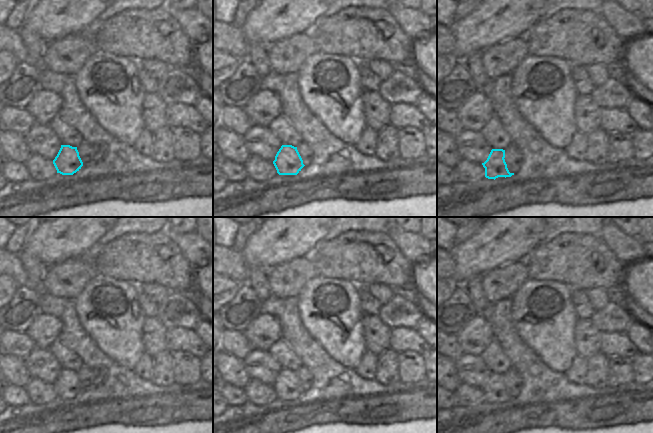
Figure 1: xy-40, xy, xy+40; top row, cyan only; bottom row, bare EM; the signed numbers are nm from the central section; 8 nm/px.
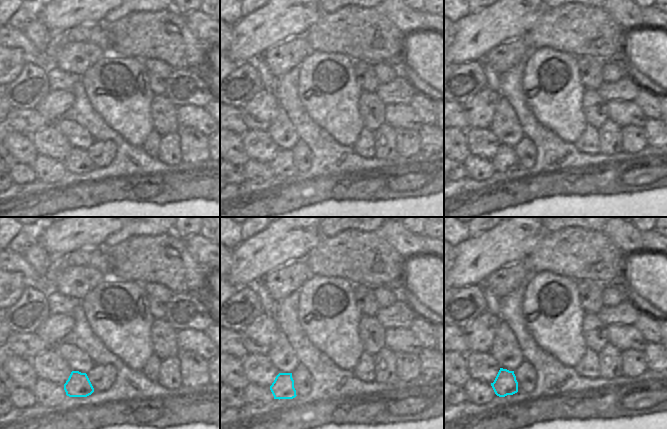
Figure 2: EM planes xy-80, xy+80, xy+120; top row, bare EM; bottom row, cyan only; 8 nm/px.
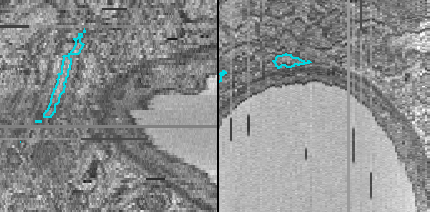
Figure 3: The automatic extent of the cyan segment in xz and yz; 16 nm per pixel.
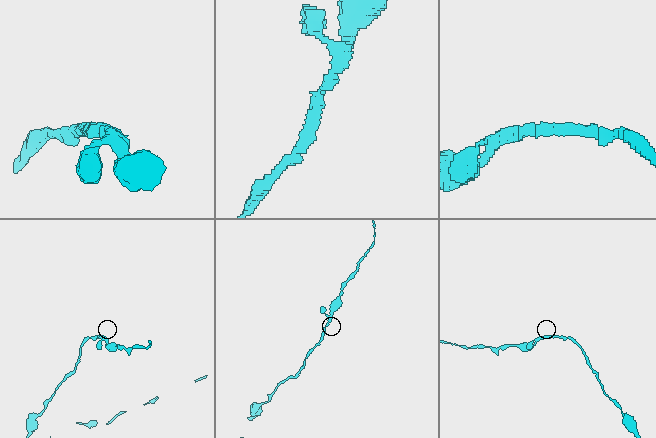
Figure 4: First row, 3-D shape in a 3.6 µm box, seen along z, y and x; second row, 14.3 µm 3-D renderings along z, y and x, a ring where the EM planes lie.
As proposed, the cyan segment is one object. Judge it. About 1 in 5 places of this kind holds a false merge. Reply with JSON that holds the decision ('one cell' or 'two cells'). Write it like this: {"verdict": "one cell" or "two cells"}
{"verdict": "one cell"}

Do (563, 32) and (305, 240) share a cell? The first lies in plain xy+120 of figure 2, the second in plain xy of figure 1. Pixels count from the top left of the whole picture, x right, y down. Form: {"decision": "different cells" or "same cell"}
{"decision": "different cells"}

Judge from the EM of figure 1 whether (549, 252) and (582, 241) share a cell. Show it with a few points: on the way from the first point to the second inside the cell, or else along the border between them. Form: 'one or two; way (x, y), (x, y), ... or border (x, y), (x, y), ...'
one; way (557, 252), (571, 252), (574, 249)

